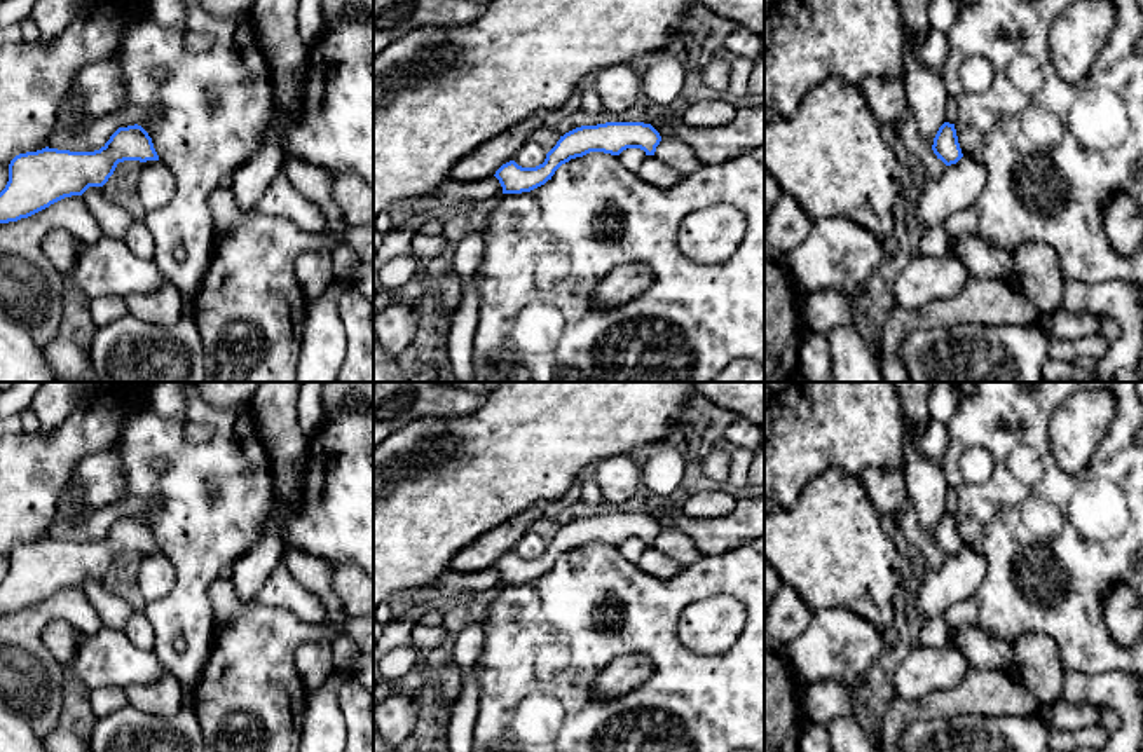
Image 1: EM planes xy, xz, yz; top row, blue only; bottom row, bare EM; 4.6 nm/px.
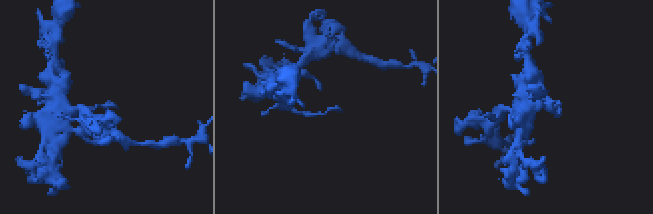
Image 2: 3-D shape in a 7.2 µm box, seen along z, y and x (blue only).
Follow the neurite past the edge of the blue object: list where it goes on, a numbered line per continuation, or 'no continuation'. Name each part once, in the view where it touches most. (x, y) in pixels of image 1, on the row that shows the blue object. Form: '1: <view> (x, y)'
no continuation

